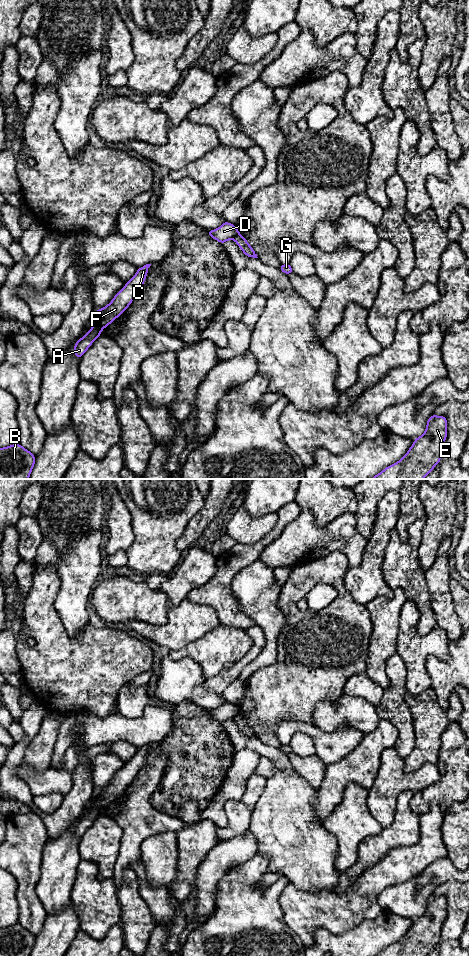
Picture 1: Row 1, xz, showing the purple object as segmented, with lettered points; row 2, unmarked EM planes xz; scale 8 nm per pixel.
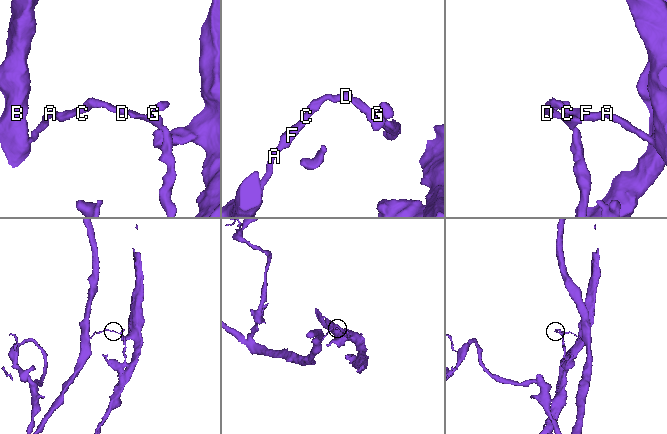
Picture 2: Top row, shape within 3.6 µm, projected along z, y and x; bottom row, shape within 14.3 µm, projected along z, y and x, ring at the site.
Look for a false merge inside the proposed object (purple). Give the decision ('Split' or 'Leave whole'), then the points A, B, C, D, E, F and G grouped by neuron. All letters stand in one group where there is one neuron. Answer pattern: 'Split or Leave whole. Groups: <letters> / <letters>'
Split. Groups: A B C D F / E G

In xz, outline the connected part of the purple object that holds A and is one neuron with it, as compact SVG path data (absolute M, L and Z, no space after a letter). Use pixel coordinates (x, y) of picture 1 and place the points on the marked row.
M146 264L143 267L138 268L134 277L126 283L107 306L95 310L96 322L92 328L76 342L73 348L75 357L80 359L94 340L102 334L101 330L122 315L129 307L140 288L143 286L150 266L151 264Z

